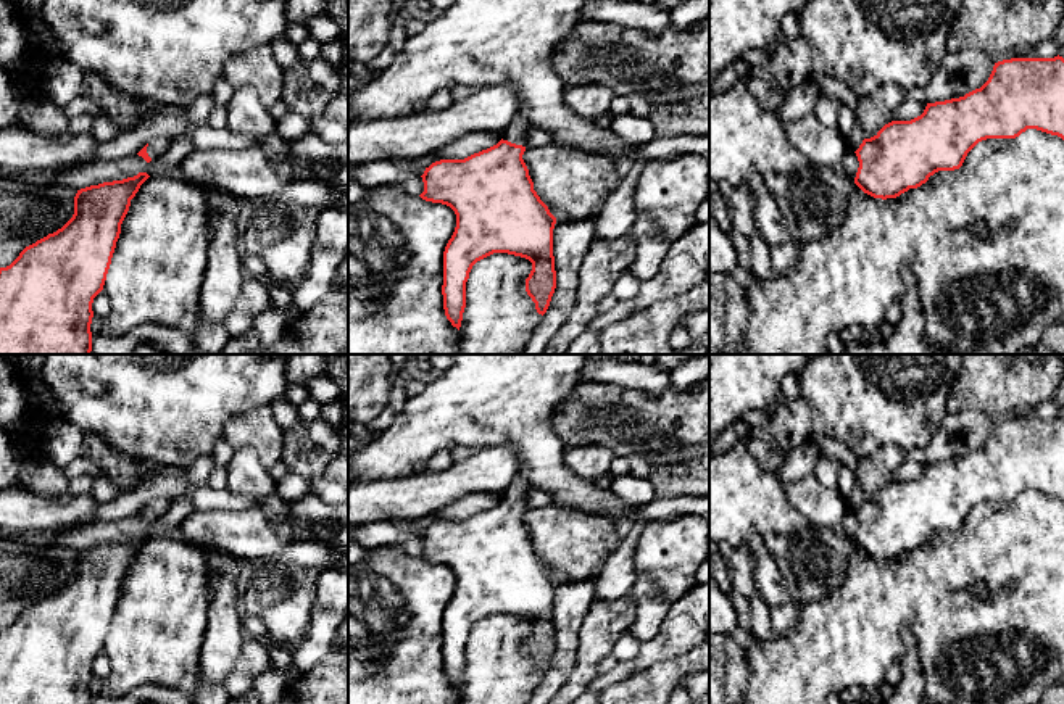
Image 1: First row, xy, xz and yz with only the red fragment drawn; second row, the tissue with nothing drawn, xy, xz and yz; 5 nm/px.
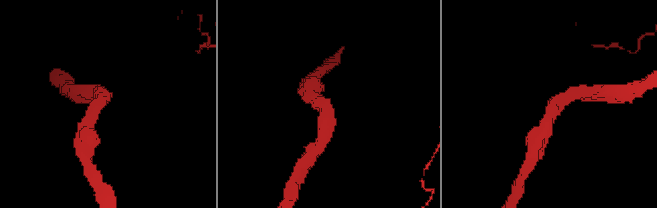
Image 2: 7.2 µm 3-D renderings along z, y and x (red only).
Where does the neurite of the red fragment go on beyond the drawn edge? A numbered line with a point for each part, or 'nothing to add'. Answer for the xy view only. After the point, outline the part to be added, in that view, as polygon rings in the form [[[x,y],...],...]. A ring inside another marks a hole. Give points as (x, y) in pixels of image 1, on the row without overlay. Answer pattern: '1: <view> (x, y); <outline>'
1: xy (158, 506); [[[160,498],[160,499],[155,499],[153,503],[150,503],[147,507],[148,517],[152,520],[160,517],[169,507],[169,503],[171,503],[171,499],[168,499],[168,498]]]

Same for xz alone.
1: xz (492, 469); [[[511,446],[480,448],[463,462],[455,462],[442,472],[426,472],[395,480],[361,482],[348,487],[348,527],[393,519],[421,519],[466,495],[503,491],[503,501],[526,507],[524,493],[532,490],[530,480],[519,470],[519,461]]]

